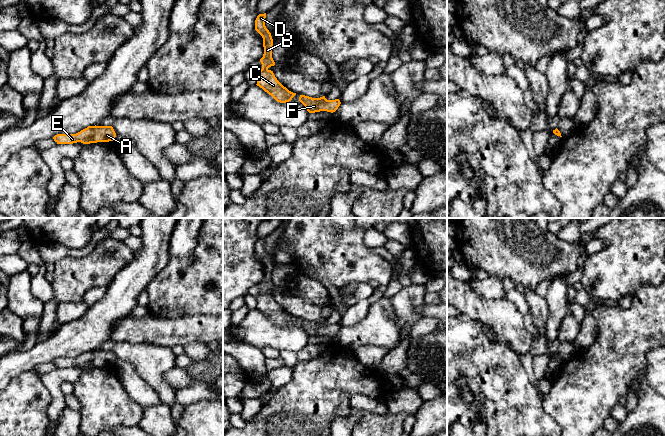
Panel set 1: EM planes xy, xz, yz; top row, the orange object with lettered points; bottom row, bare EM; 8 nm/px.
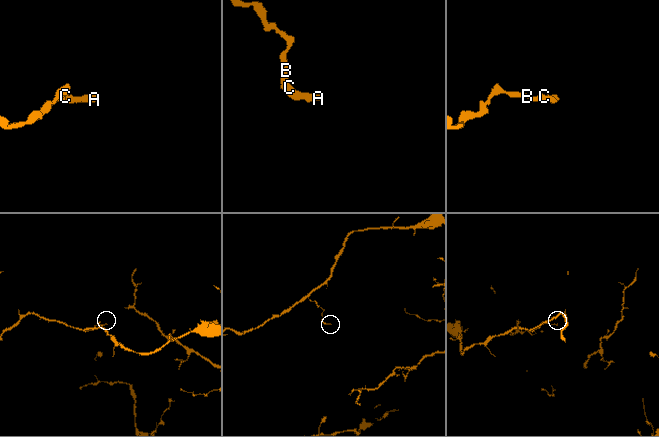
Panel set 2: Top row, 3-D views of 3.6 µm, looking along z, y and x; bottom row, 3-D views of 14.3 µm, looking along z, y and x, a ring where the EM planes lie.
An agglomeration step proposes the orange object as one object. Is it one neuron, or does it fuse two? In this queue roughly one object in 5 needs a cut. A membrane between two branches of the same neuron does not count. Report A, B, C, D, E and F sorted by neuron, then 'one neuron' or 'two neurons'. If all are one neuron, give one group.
groups A B C D E F; one neuron

